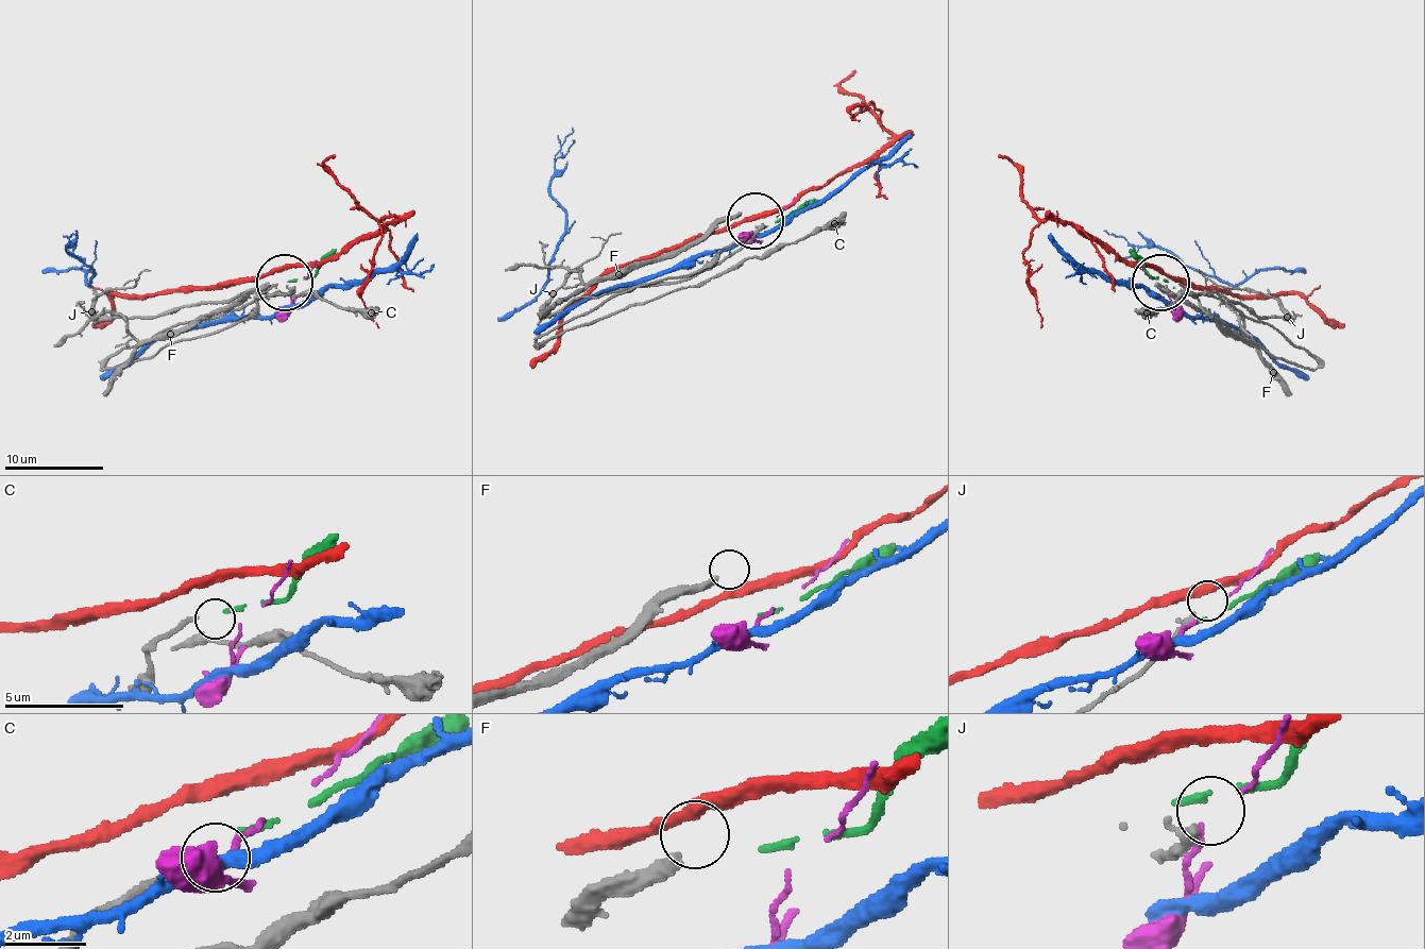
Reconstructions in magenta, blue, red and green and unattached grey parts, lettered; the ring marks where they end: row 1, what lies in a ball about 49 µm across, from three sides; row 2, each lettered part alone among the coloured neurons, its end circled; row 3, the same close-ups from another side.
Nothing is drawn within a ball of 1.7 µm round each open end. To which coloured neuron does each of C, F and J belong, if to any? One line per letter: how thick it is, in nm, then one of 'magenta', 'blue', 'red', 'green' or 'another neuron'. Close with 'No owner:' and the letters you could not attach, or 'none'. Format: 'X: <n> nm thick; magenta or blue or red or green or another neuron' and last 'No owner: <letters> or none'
C: 180 nm thick; another neuron
F: 340 nm thick; another neuron
J: 300 nm thick; another neuron
No owner: C, F, J

